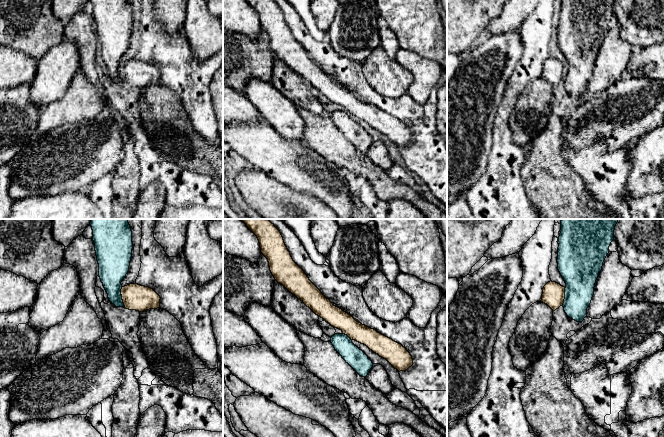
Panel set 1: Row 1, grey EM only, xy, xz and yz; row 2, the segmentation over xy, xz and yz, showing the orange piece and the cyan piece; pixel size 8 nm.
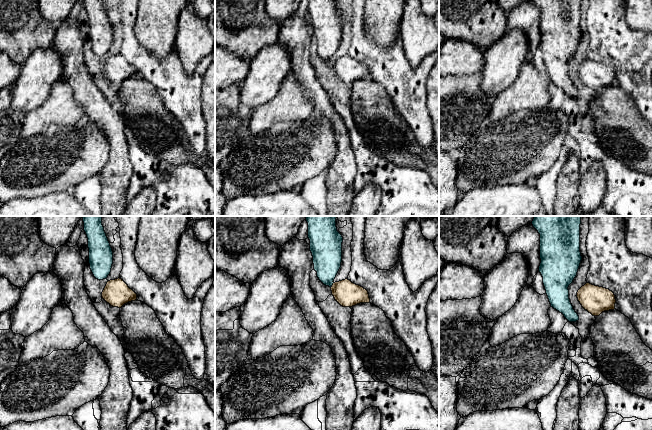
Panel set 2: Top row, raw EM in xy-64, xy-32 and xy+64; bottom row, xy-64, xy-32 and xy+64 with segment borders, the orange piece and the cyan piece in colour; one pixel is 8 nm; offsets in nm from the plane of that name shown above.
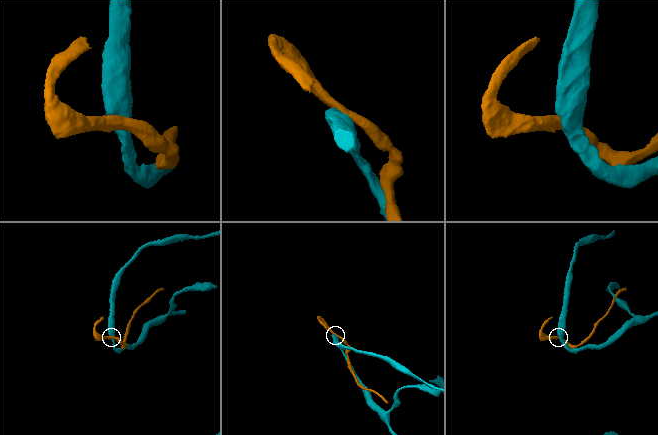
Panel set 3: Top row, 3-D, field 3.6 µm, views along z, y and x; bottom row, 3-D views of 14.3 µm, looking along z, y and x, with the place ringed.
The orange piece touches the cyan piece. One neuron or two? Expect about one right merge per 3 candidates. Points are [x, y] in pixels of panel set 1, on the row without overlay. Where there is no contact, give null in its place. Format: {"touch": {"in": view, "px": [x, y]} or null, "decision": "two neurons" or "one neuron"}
{"touch": {"in": "xy", "px": [122, 74]}, "decision": "two neurons"}

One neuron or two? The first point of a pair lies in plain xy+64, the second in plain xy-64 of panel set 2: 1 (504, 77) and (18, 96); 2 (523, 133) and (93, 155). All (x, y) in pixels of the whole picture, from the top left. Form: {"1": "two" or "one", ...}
{"1": "one", "2": "one"}

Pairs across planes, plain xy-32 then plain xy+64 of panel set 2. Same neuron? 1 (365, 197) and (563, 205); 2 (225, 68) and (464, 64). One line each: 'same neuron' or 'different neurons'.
1: different neurons
2: same neuron

